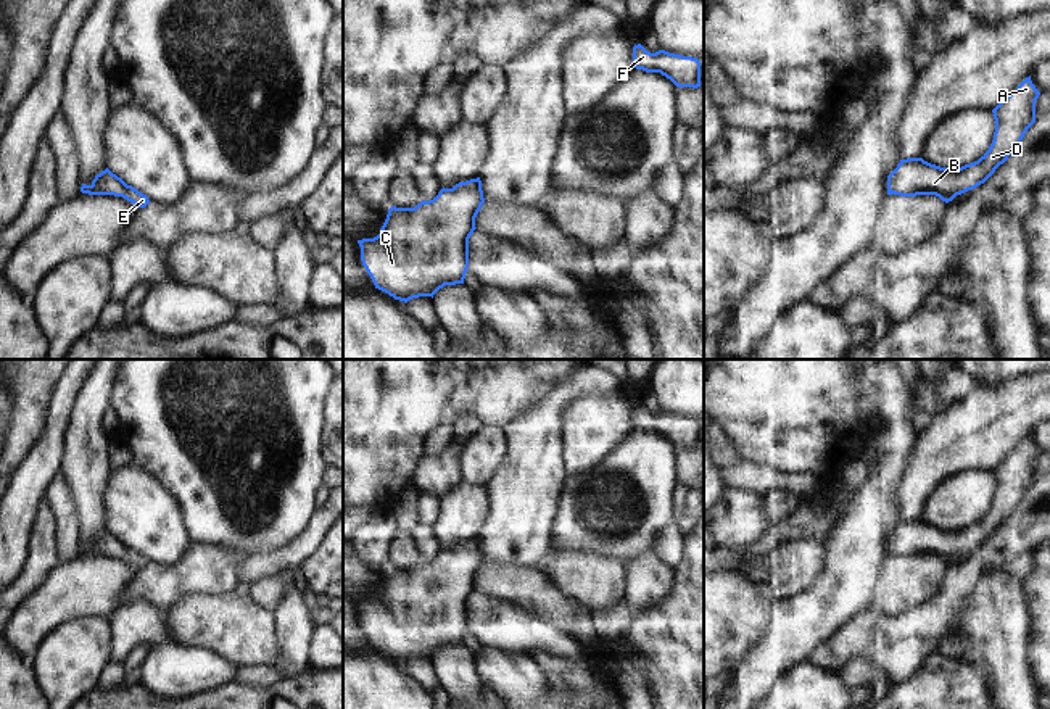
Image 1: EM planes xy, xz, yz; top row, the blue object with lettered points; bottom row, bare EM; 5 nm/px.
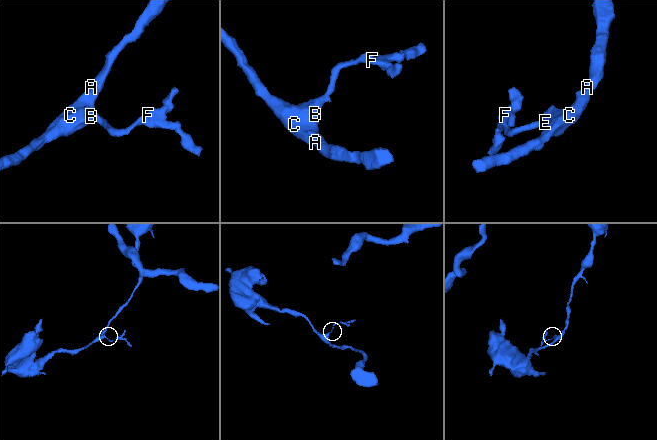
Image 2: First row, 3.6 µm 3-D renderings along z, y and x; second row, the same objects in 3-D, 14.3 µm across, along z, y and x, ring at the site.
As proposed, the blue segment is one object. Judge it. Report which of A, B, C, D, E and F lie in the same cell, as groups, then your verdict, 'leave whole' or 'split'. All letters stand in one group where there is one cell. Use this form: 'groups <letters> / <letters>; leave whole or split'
groups A B C D E F; leave whole

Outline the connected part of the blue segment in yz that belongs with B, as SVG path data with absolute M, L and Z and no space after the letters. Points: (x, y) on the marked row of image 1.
M1029 76L992 110L995 119L994 140L974 163L949 169L931 164L923 158L900 160L887 176L887 195L936 195L949 203L957 195L984 184L1019 147L1024 134L1036 122L1039 95L1040 92Z

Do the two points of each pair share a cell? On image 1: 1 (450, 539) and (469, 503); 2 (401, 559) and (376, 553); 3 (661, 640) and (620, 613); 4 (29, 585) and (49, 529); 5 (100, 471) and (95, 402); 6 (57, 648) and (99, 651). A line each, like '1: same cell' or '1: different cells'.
1: same cell
2: different cells
3: different cells
4: same cell
5: same cell
6: same cell

